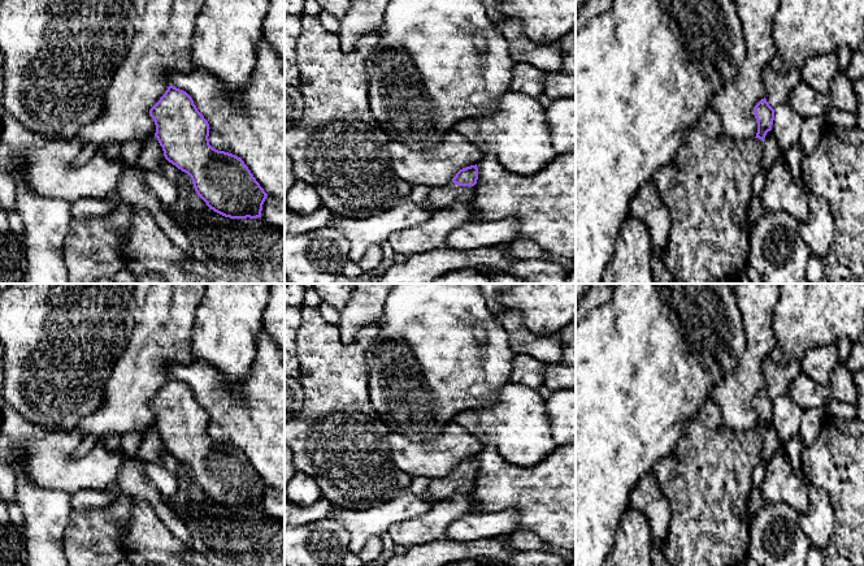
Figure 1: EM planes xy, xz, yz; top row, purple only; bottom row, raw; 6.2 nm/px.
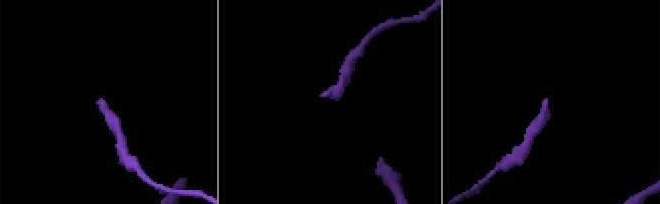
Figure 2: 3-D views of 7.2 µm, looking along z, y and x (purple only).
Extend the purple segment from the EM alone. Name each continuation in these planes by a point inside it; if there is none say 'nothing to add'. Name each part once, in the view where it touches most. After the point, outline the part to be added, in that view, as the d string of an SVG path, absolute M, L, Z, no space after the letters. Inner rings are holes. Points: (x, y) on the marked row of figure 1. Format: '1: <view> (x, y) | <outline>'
1: xz (441, 197) | M452 181L431 187L427 195L427 207L433 211L443 209L453 203L466 204L474 196L473 186L457 186Z

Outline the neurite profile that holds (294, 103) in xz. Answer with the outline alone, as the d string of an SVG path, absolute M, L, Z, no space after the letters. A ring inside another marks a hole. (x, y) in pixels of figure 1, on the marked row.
M285 83L285 130L291 121L299 121L304 111L304 99L298 87Z

